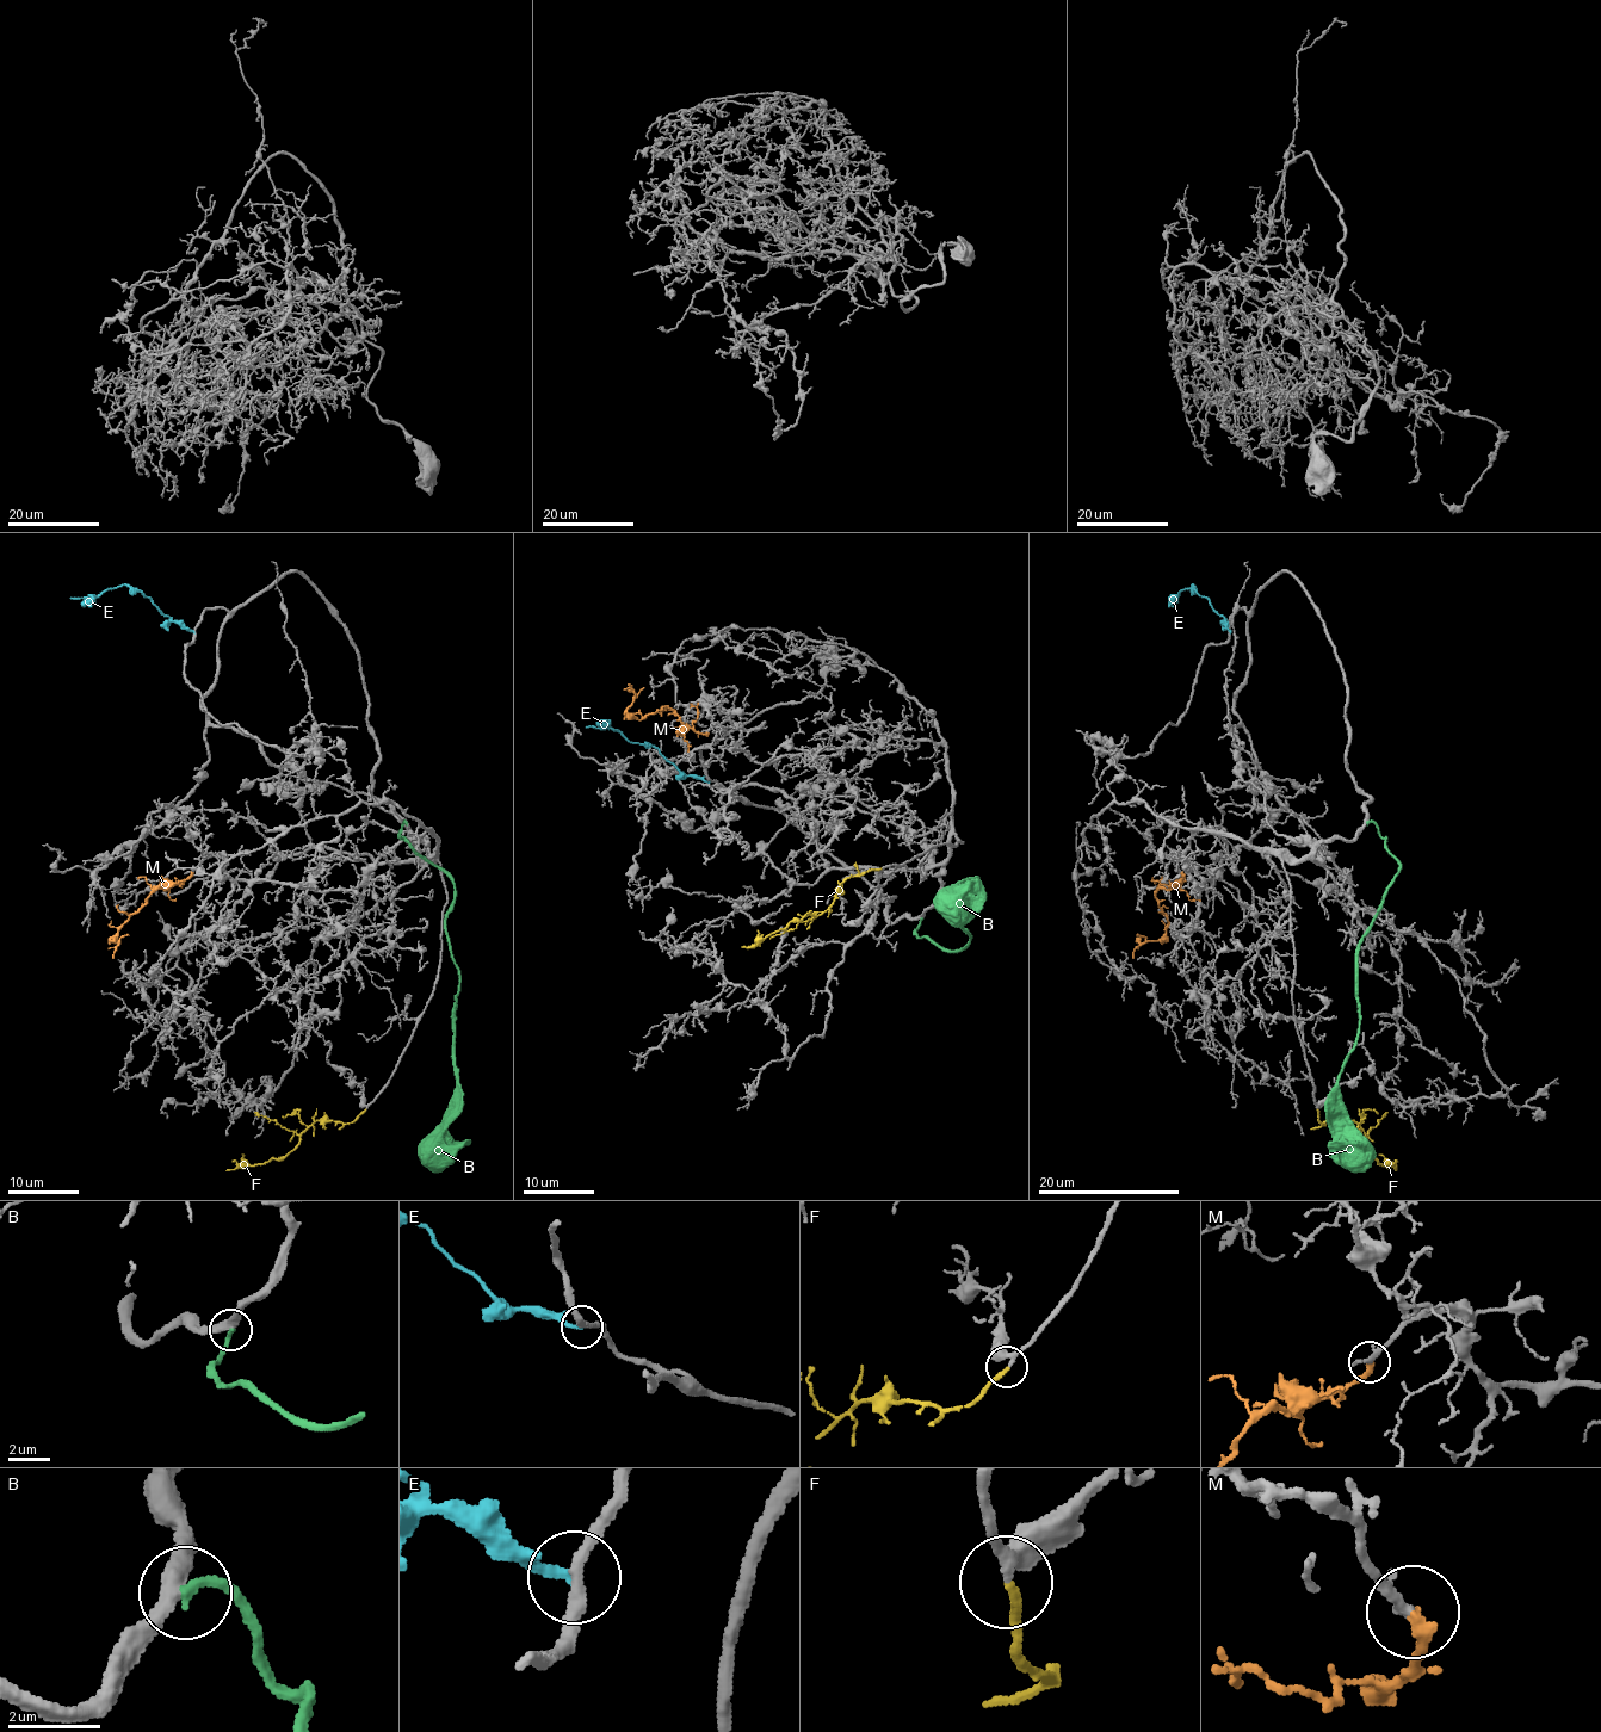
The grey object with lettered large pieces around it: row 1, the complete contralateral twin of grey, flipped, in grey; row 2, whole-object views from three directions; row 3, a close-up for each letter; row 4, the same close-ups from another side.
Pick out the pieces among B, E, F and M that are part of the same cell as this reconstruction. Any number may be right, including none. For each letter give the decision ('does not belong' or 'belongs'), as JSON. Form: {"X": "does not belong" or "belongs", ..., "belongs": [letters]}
{"B": "does not belong", "E": "does not belong", "F": "belongs", "M": "belongs", "belongs": ["F", "M"]}

